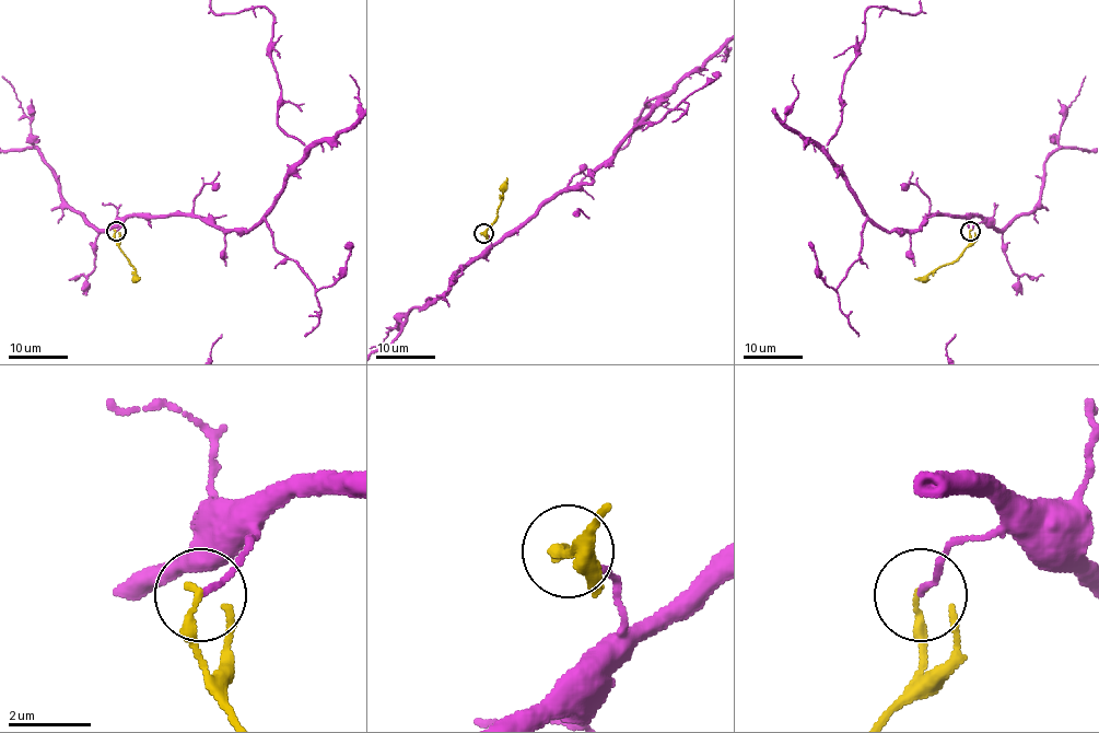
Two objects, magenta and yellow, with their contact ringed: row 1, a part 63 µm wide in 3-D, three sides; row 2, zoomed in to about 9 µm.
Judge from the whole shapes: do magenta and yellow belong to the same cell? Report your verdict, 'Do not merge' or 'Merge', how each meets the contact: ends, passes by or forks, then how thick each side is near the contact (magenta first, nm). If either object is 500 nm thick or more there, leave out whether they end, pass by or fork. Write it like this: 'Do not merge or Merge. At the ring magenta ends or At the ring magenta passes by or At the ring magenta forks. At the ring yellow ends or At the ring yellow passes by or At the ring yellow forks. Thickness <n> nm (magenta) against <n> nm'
Do not merge. At the ring magenta ends. At the ring yellow ends. Thickness 120 nm (magenta) against 200 nm

